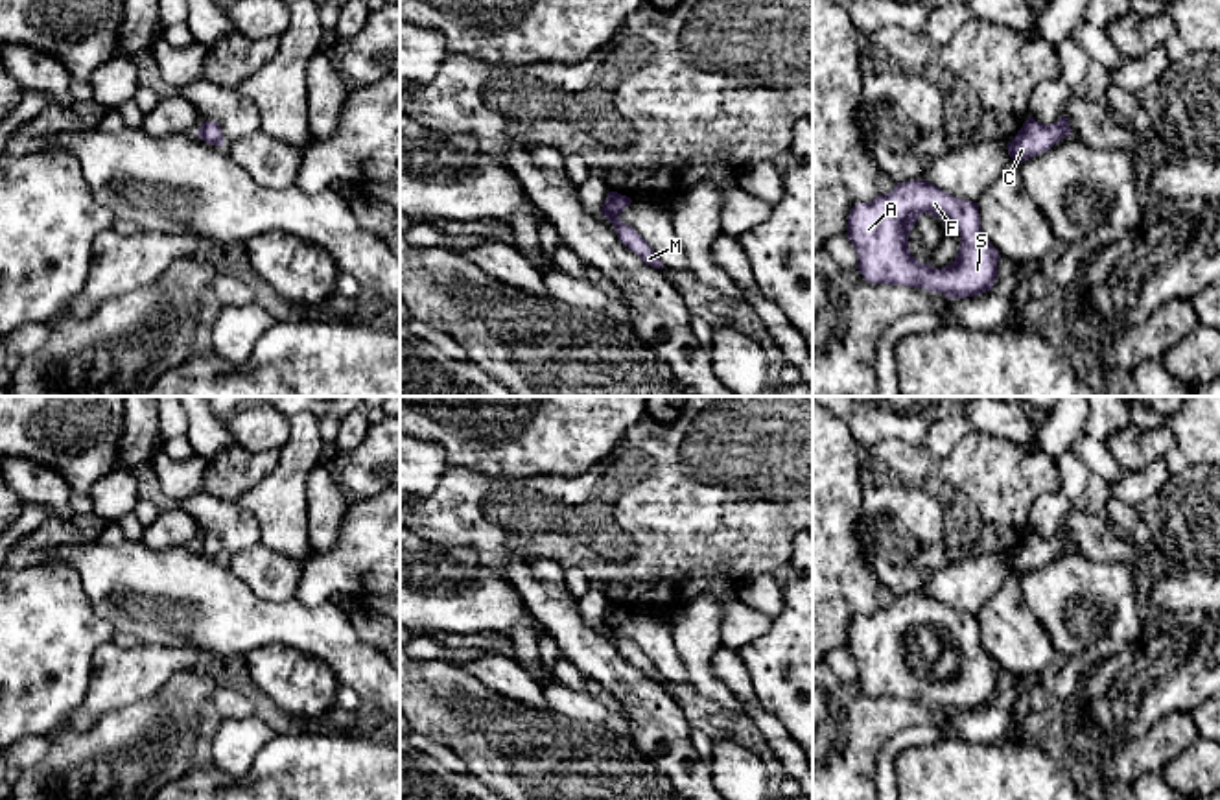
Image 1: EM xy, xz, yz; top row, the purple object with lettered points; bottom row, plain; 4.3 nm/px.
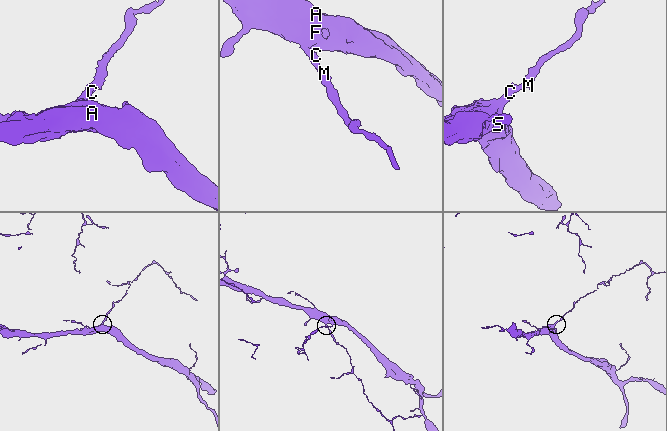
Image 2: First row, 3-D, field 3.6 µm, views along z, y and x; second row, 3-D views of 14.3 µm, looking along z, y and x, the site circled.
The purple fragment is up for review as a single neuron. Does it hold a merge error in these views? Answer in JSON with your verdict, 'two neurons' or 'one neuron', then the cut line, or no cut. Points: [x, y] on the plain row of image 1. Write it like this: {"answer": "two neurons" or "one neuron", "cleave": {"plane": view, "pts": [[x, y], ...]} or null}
{"answer": "one neuron", "cleave": null}

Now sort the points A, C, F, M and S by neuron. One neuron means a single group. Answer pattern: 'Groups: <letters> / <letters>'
Groups: A C F M S

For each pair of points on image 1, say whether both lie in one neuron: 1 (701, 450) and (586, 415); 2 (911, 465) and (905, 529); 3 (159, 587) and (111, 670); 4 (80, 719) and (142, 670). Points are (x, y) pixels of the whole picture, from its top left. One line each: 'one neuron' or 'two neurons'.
1: two neurons
2: one neuron
3: two neurons
4: one neuron

